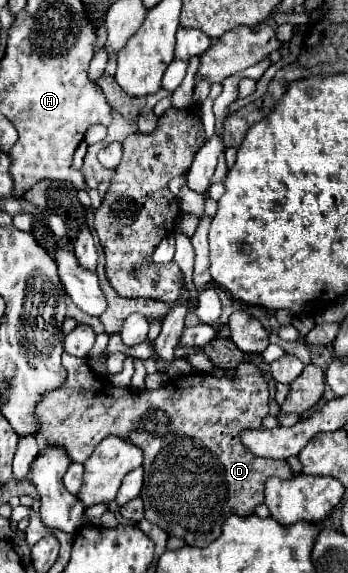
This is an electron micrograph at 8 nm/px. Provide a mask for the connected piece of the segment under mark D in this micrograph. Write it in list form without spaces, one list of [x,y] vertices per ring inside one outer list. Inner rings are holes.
[[[68,353],[62,355],[62,365],[68,371],[66,383],[58,391],[46,393],[36,407],[38,419],[42,421],[42,429],[36,435],[38,449],[42,451],[42,447],[64,447],[72,461],[84,463],[94,447],[110,435],[138,445],[138,449],[142,449],[144,453],[142,469],[146,485],[142,485],[140,491],[140,497],[144,501],[144,517],[162,527],[168,535],[186,539],[188,545],[210,545],[214,539],[218,539],[220,527],[228,515],[252,515],[256,505],[264,503],[264,483],[268,477],[276,475],[280,479],[290,479],[294,475],[286,461],[258,457],[240,441],[242,431],[264,429],[262,421],[268,415],[268,387],[264,375],[256,365],[240,363],[234,381],[216,379],[206,373],[192,373],[174,377],[160,389],[138,393],[130,387],[114,387],[106,379],[92,373],[90,365],[84,359],[70,357]]]

